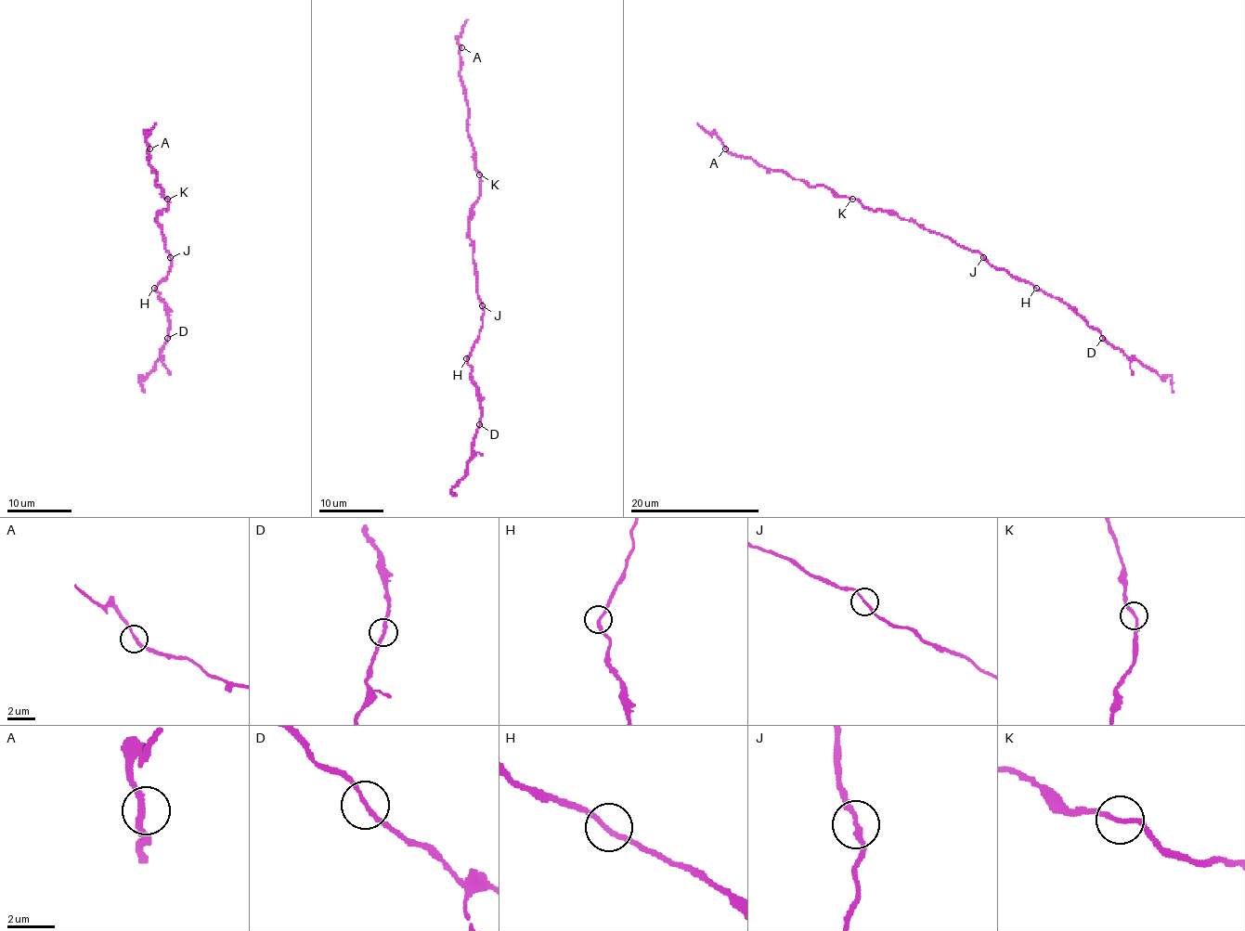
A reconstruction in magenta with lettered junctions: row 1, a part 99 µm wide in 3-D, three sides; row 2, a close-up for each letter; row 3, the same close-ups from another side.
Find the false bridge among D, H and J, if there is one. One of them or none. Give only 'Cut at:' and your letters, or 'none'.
Cut at: none

